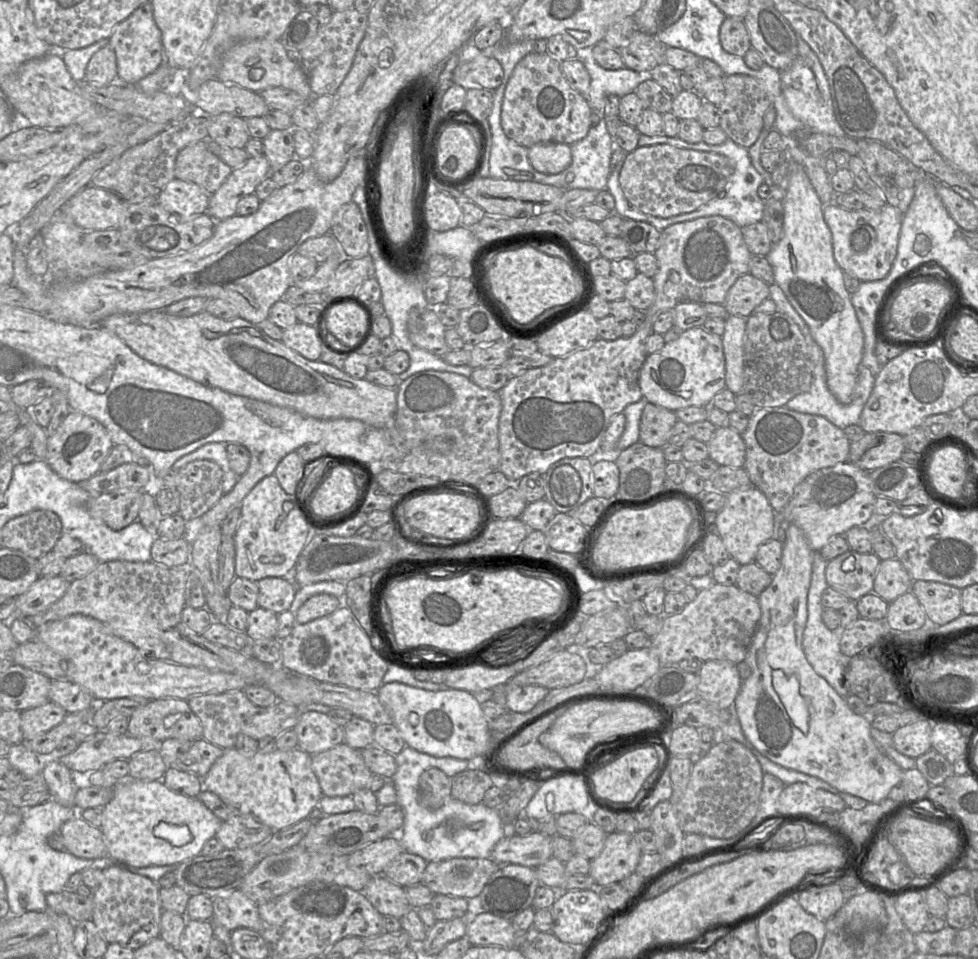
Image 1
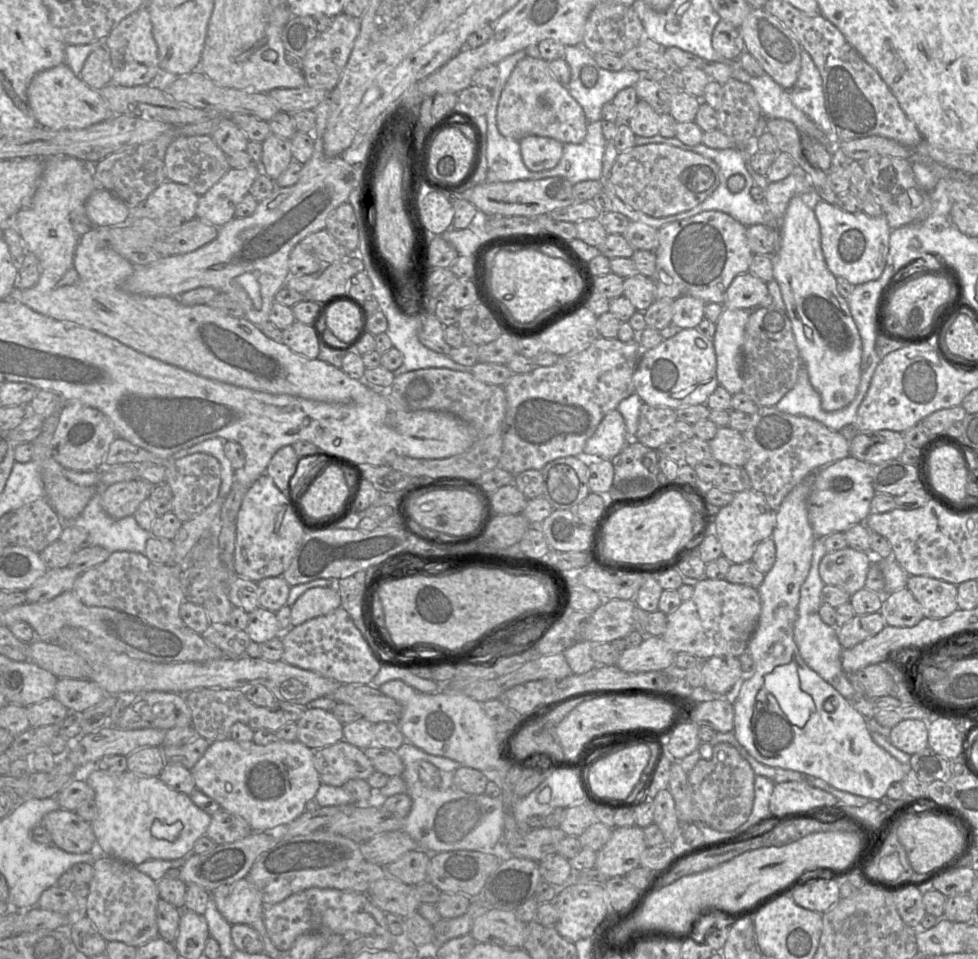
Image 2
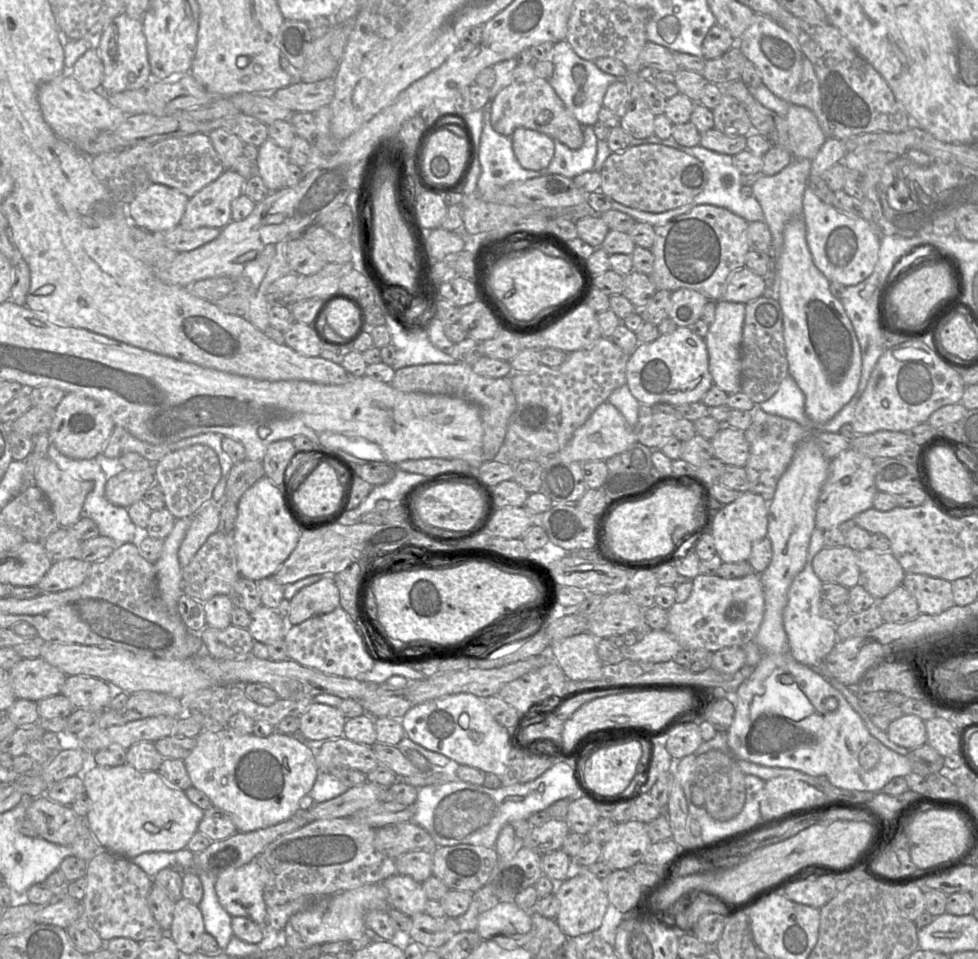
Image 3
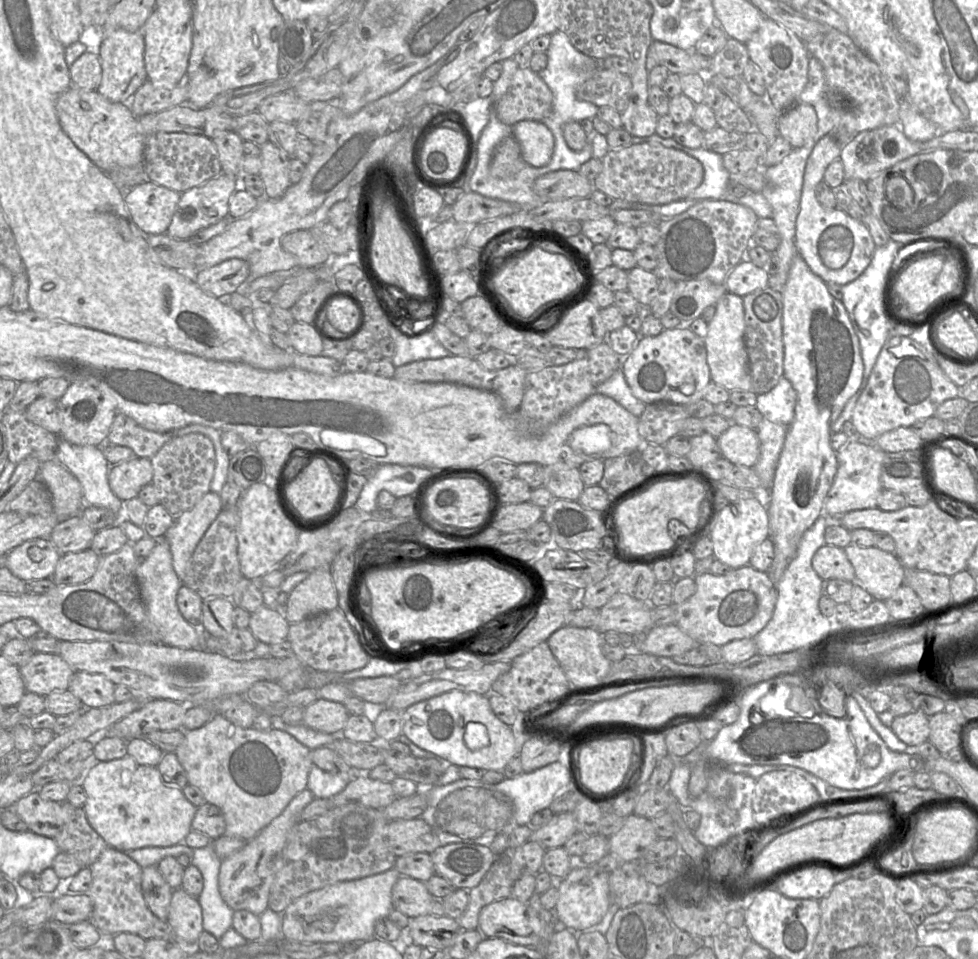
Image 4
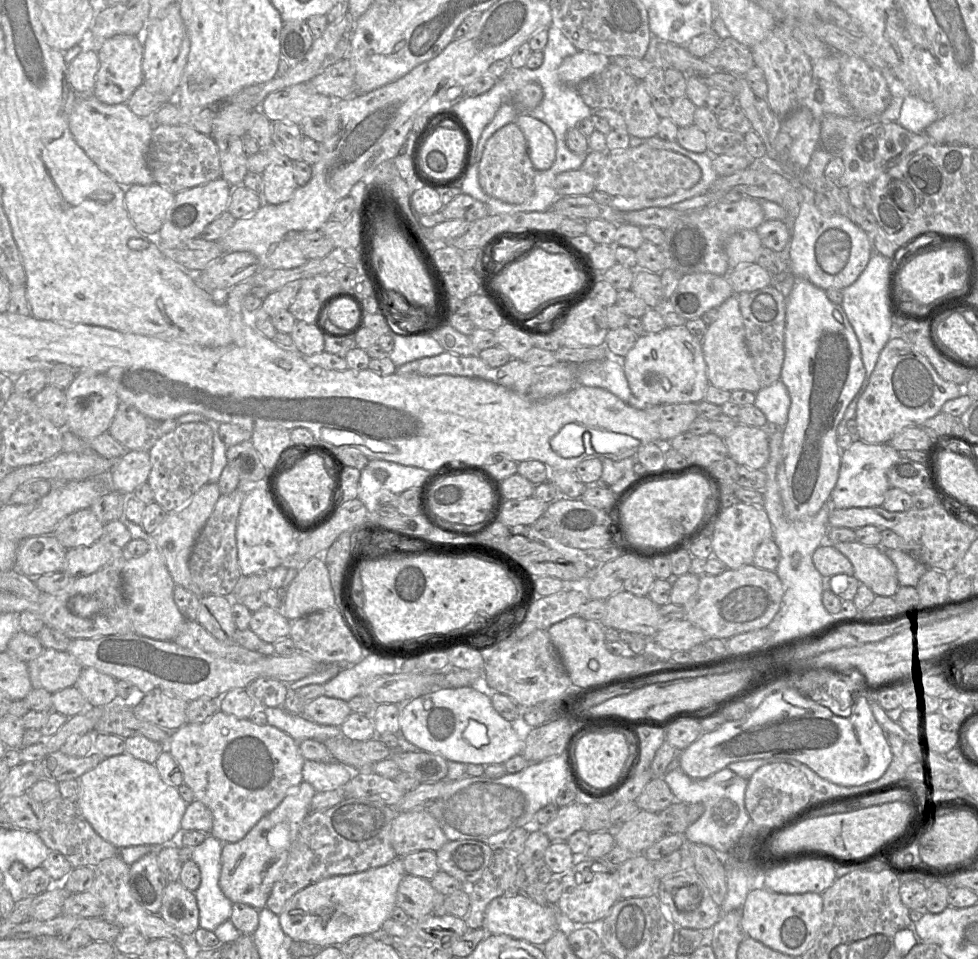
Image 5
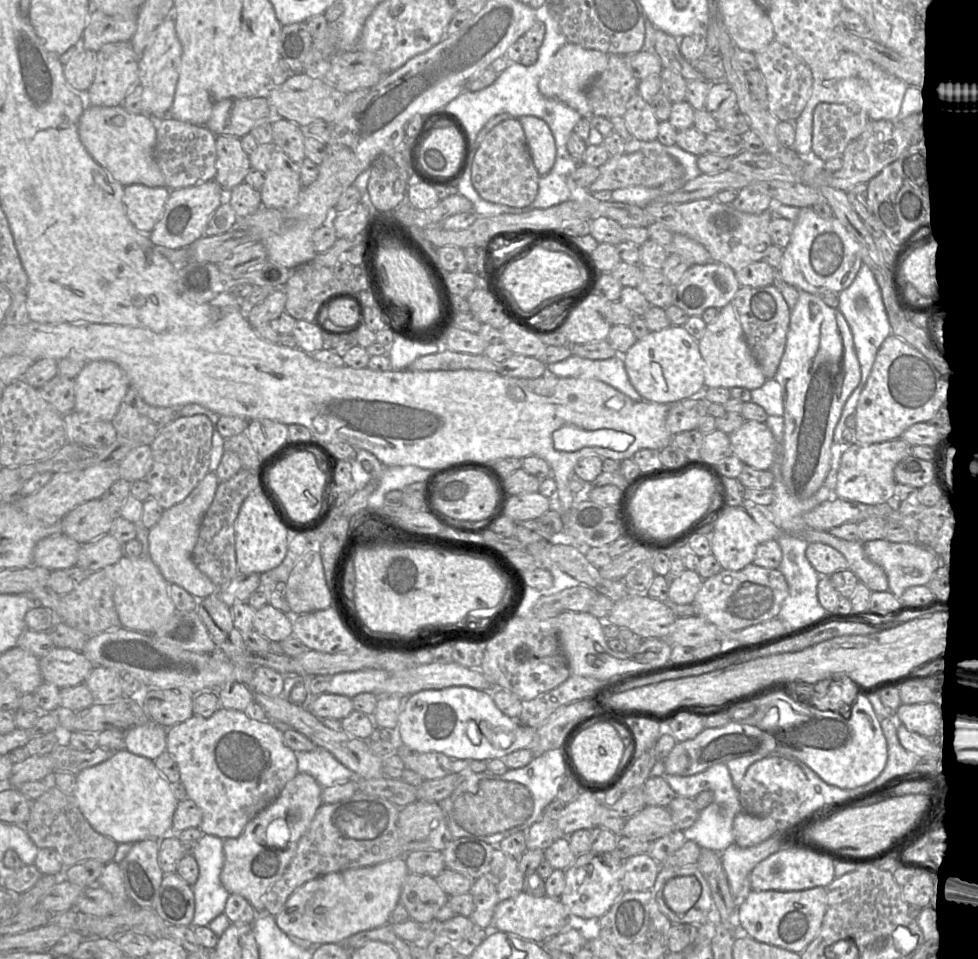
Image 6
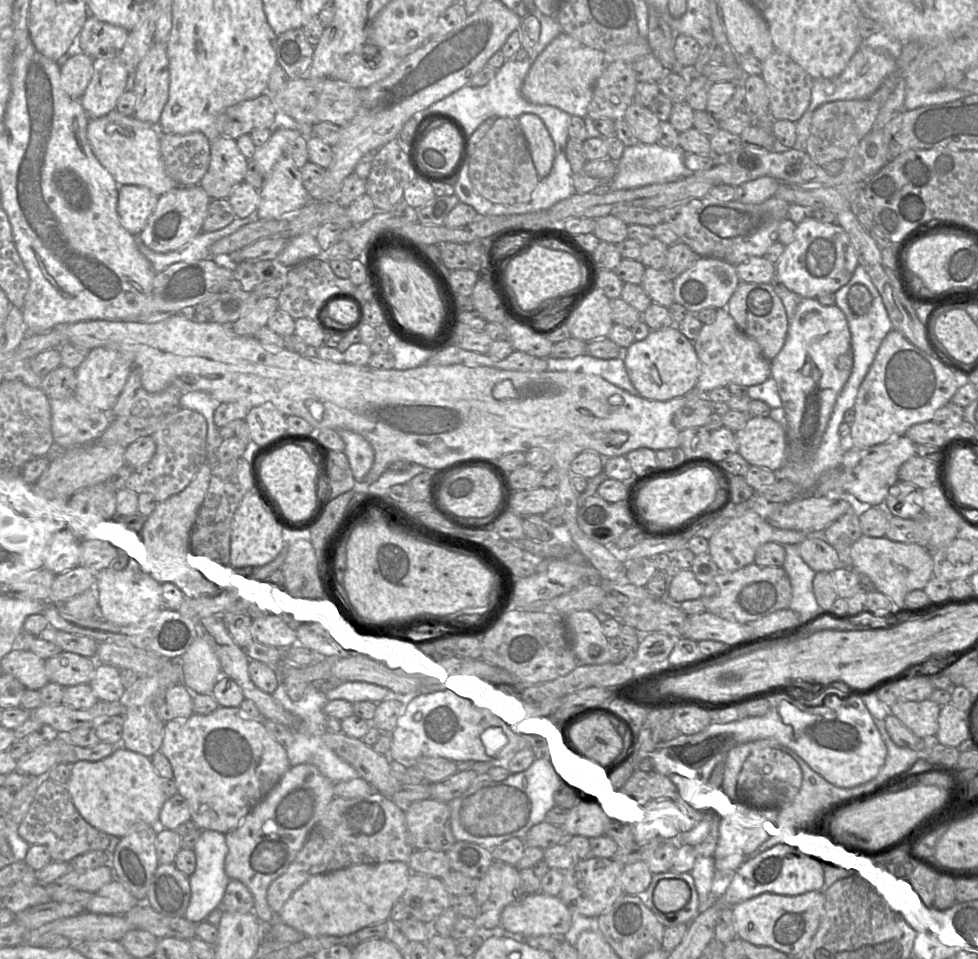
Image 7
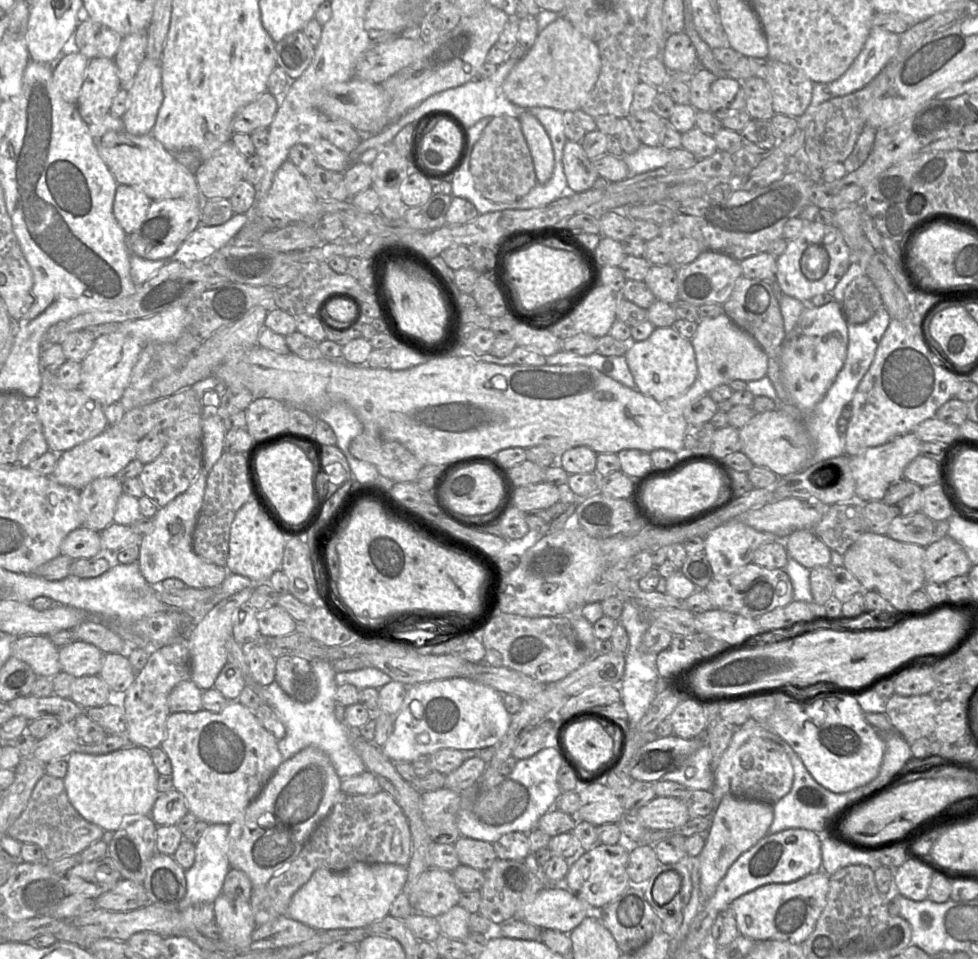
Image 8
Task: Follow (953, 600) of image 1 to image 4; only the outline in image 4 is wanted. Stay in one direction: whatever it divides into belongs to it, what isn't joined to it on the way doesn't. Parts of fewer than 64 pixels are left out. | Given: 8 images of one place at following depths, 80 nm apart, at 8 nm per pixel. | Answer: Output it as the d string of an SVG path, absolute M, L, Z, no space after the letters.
M905 569L905 582L921 600L923 612L934 612L952 602L951 578L929 571Z

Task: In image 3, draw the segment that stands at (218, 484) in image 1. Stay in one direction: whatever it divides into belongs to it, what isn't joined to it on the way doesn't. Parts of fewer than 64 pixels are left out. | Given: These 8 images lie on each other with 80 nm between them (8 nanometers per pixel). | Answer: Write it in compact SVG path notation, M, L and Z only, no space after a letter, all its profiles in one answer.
M197 444L170 452L152 465L155 483L164 494L165 508L176 520L193 517L203 505L212 501L214 488L221 477L218 457L206 445Z

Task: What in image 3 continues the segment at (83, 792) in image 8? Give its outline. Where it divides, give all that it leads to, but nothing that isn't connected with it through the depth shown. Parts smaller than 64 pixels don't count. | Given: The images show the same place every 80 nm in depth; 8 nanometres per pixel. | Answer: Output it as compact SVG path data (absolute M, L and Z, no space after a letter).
M127 762L115 767L96 765L83 776L82 781L89 797L86 822L95 839L103 849L130 859L145 852L187 848L204 815L204 810L191 802L183 790L169 785L157 771L138 771Z

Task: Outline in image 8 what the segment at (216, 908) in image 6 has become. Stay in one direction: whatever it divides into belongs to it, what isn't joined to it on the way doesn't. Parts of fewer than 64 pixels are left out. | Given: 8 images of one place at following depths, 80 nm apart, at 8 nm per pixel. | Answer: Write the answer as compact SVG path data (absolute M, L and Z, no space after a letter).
M210 824L195 844L195 861L193 866L185 870L186 895L179 902L177 910L182 911L191 905L202 902L213 903L222 894L225 877L231 868L228 859L228 848L229 825Z

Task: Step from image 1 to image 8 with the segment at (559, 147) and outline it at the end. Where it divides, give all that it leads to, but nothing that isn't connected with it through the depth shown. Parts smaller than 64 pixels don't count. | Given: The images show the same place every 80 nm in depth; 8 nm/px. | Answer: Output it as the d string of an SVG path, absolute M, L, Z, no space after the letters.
M524 113L518 119L532 157L537 183L545 184L554 170L554 152L549 135L535 116Z

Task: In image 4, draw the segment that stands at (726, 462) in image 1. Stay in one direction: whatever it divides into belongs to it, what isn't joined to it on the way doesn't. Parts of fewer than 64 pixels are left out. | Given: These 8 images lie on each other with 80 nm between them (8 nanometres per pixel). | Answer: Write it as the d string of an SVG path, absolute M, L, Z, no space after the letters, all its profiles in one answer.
M731 424L717 438L722 457L734 465L753 468L760 455L760 441L755 429Z

